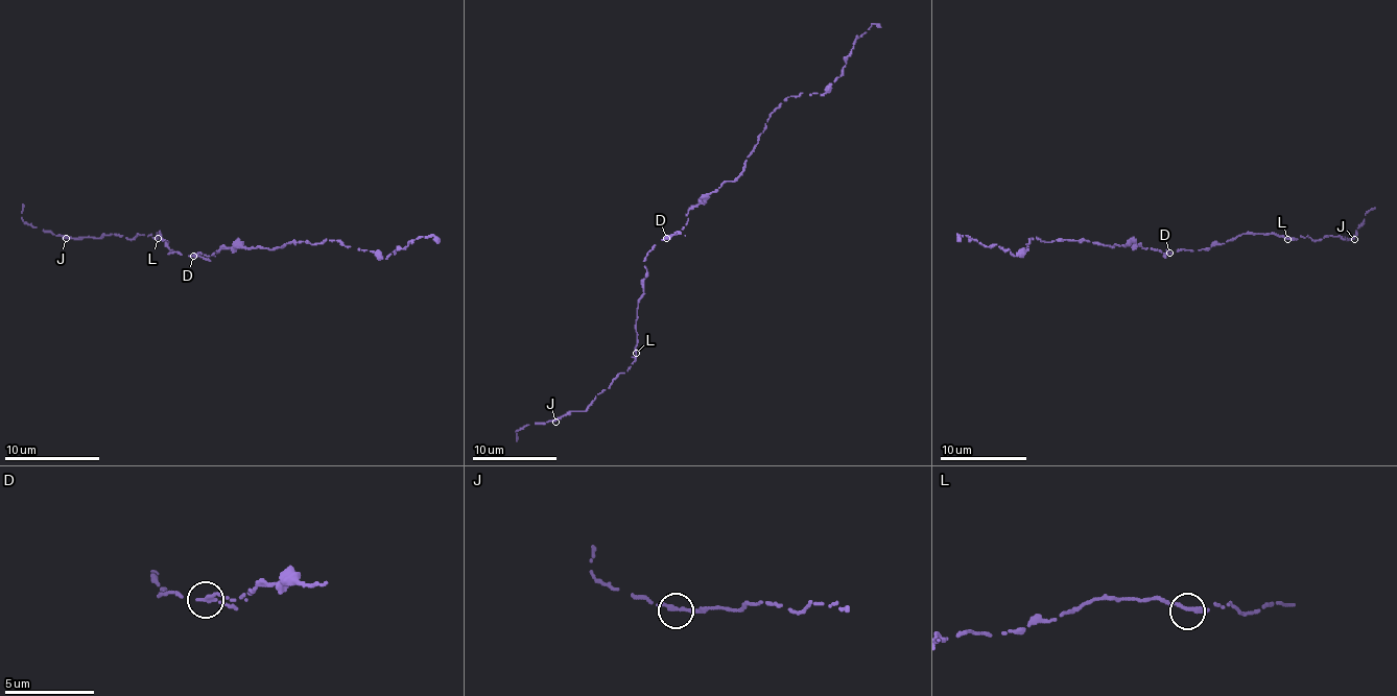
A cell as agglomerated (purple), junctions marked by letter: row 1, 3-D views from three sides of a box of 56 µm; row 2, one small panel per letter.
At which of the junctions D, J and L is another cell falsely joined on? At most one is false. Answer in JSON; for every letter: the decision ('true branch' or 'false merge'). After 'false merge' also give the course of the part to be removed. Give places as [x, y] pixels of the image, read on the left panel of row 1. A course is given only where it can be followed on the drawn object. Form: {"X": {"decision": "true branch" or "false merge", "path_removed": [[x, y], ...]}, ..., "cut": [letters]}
{"D": {"decision": "false merge", "path_removed": [[194, 257], [235, 245], [268, 248], [323, 239], [339, 240], [385, 259], [409, 241], [431, 237], [439, 242]]}, "J": {"decision": "true branch"}, "L": {"decision": "true branch"}, "cut": ["D"]}

